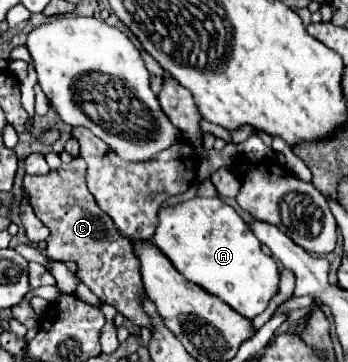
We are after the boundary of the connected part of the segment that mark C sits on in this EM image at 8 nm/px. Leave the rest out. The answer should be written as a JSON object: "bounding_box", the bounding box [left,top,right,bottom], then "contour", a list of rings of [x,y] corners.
{"bounding_box":[23,158,149,328],"contour":[[[75,158],[71,164],[63,164],[45,176],[25,176],[23,186],[35,216],[49,228],[47,258],[57,262],[75,262],[81,282],[105,304],[117,308],[127,320],[141,328],[149,328],[149,316],[141,310],[139,294],[143,280],[139,274],[139,258],[133,254],[133,246],[127,238],[121,238],[113,226],[113,220],[97,206],[85,184],[87,164],[83,158]]]}

